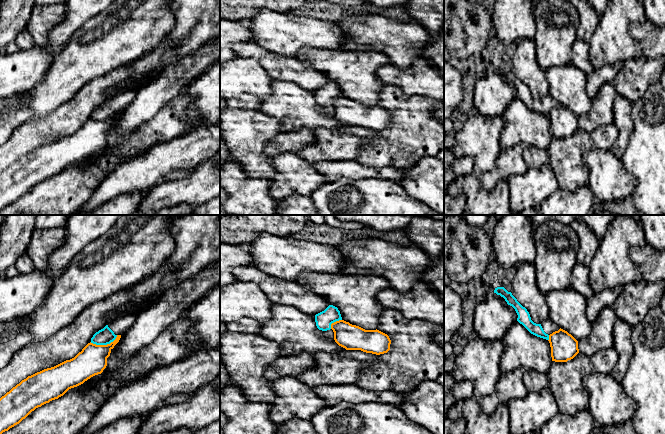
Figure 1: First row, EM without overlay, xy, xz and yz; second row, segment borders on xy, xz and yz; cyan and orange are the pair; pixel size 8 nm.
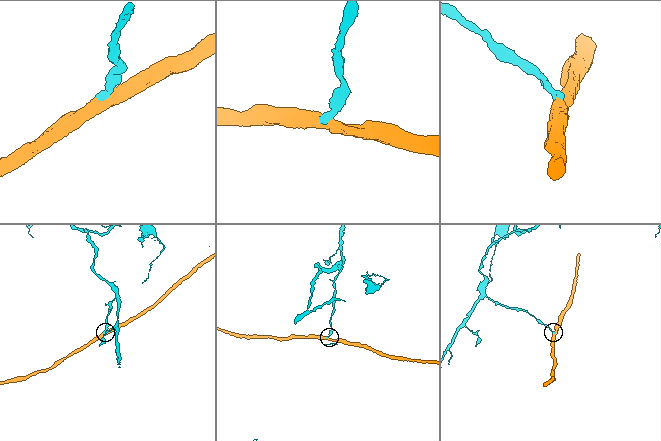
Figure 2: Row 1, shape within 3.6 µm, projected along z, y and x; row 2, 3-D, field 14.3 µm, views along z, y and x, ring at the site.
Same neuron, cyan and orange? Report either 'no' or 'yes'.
no

